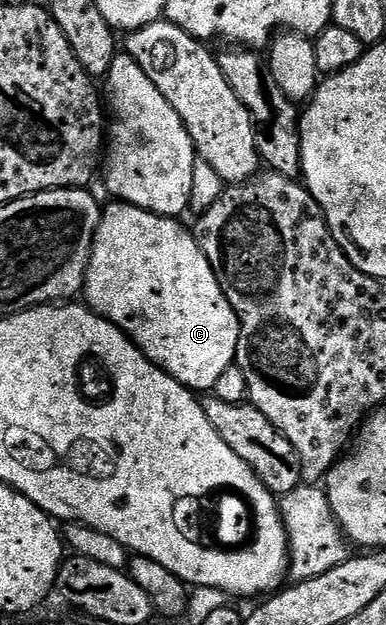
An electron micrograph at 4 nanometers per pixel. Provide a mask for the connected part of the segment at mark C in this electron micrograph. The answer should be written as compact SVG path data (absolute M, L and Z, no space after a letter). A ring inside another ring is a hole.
M115 200L113 203L105 206L102 209L100 223L96 227L96 235L94 236L92 251L90 252L90 262L86 268L84 297L87 297L85 300L88 302L89 308L100 314L101 317L105 317L107 321L112 322L116 328L122 330L152 364L163 369L172 379L176 379L191 391L199 391L198 389L210 391L213 390L216 379L220 379L220 375L224 375L224 371L228 371L235 364L238 356L238 340L242 332L240 331L240 323L236 319L236 311L232 311L232 307L228 303L228 299L224 295L224 291L208 263L204 251L198 246L197 236L191 230L189 233L181 225L182 223L177 217L161 217L158 213L130 205L127 201Z

